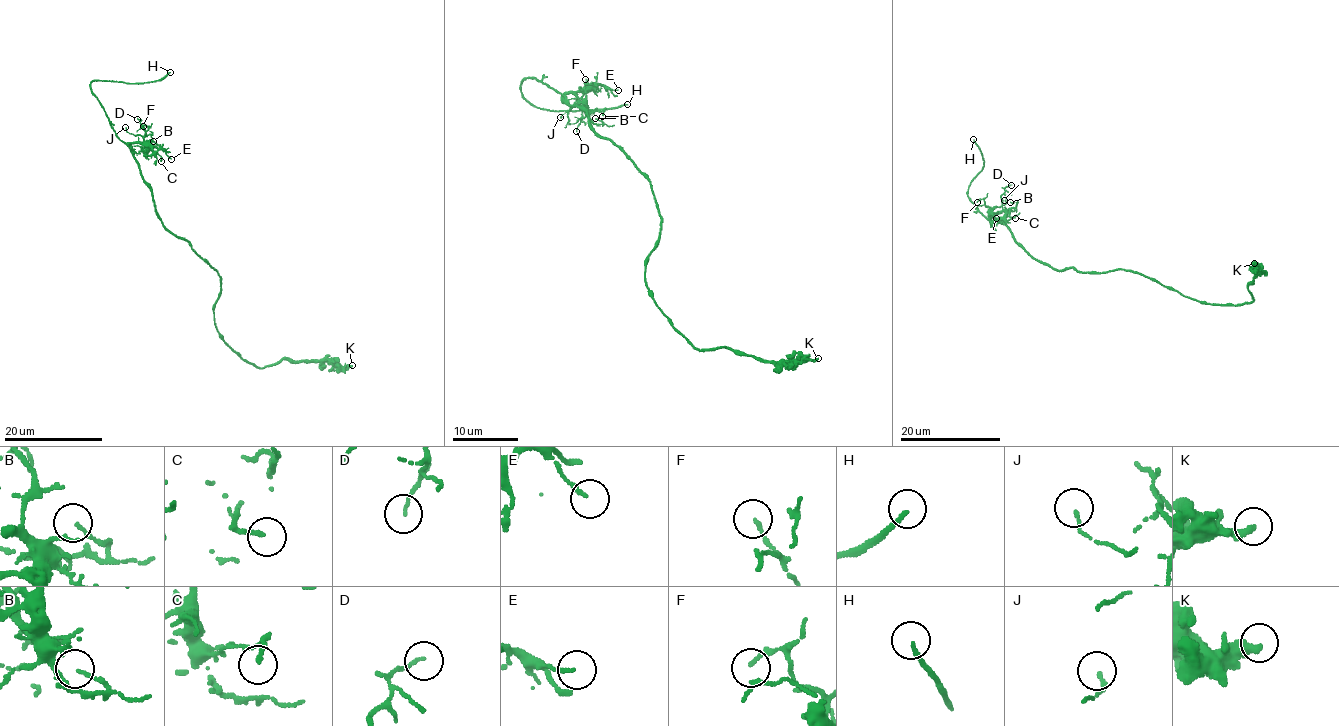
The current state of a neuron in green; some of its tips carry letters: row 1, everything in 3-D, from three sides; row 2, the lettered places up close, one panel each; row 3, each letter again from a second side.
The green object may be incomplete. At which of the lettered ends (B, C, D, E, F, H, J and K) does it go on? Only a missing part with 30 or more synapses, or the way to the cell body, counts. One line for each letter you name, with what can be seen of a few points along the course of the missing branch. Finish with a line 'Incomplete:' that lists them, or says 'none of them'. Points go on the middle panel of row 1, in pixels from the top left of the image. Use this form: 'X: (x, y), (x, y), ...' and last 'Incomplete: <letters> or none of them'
H: (627, 104), (652, 108), (659, 114), (663, 109)
Incomplete: H

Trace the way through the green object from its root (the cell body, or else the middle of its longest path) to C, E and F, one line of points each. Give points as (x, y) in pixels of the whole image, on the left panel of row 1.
C: (194, 251), (156, 215), (132, 147), (148, 147), (161, 161)
E: (194, 251), (156, 215), (153, 192), (129, 144), (145, 142), (171, 159)
F: (194, 251), (187, 241), (170, 233), (156, 215), (153, 192), (129, 146), (144, 141), (148, 128), (143, 126)

